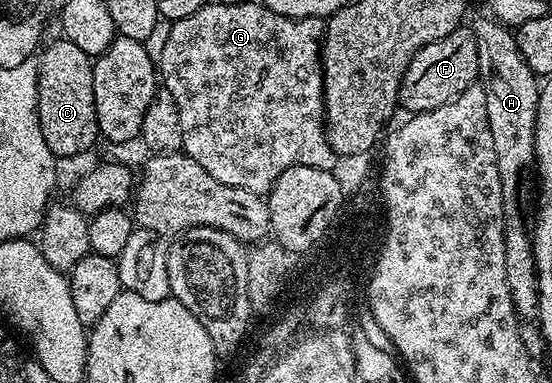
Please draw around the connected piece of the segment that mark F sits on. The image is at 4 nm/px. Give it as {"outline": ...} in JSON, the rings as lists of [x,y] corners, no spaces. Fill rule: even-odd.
{"outline":[[[461,26],[456,31],[446,34],[446,38],[438,38],[422,46],[422,50],[414,54],[400,80],[399,107],[405,108],[405,113],[408,114],[429,112],[458,98],[458,94],[469,88],[479,75],[476,40],[467,27]]]}

